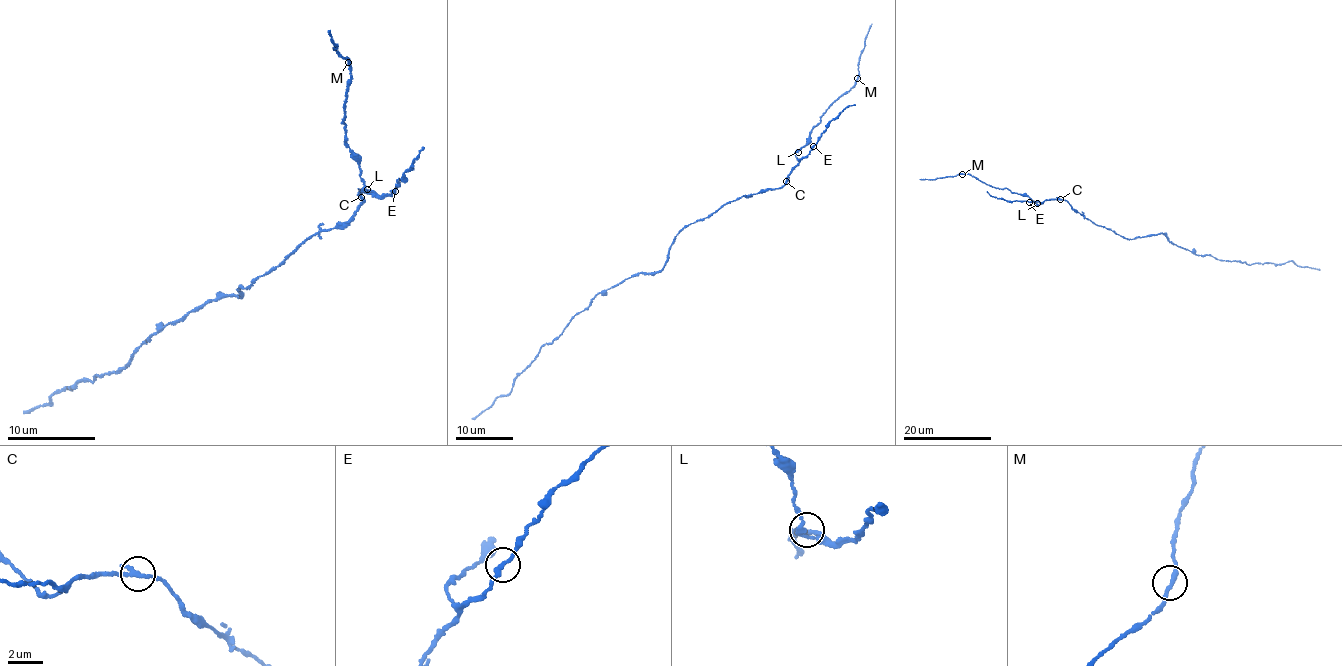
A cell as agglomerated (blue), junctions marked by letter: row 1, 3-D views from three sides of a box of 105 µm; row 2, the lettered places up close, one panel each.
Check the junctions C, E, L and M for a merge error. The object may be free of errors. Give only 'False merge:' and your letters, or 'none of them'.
False merge: none of them

